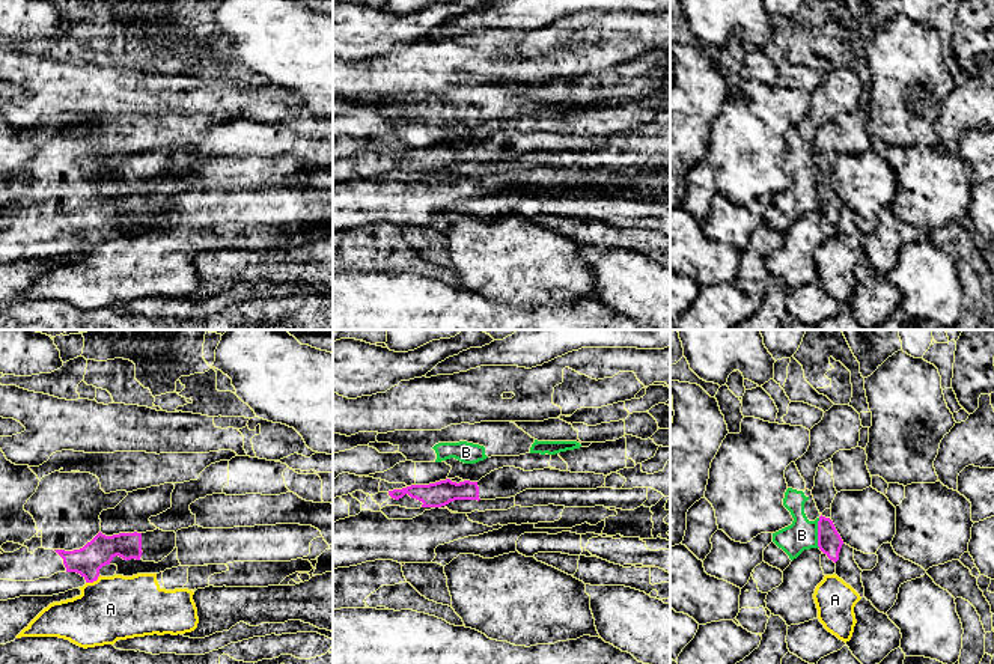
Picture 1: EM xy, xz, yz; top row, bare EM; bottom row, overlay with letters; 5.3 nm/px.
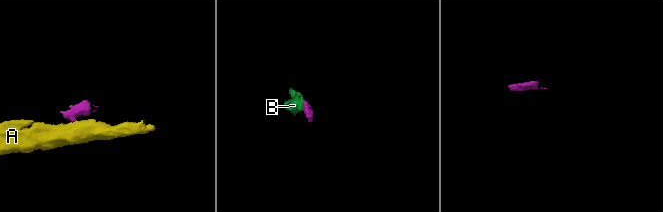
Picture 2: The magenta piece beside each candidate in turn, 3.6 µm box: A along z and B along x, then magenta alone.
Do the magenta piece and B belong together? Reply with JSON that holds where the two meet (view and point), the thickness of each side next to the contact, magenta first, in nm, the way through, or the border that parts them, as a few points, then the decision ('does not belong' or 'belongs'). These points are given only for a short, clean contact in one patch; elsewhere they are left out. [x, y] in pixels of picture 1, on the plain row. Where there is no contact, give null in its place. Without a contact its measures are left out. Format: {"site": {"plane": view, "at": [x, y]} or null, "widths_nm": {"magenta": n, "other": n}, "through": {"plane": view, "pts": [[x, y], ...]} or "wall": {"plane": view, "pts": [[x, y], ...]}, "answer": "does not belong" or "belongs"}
{"site": {"plane": "yz", "at": [818, 196]}, "widths_nm": {"magenta": 130, "other": 160}, "wall": {"plane": "yz", "pts": [[820, 181], [818, 210]]}, "answer": "does not belong"}

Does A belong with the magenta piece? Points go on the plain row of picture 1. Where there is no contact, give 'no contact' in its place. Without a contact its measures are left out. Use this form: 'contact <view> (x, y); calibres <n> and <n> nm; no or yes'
contact xy (92, 244); calibres 160 and 340 nm; no

